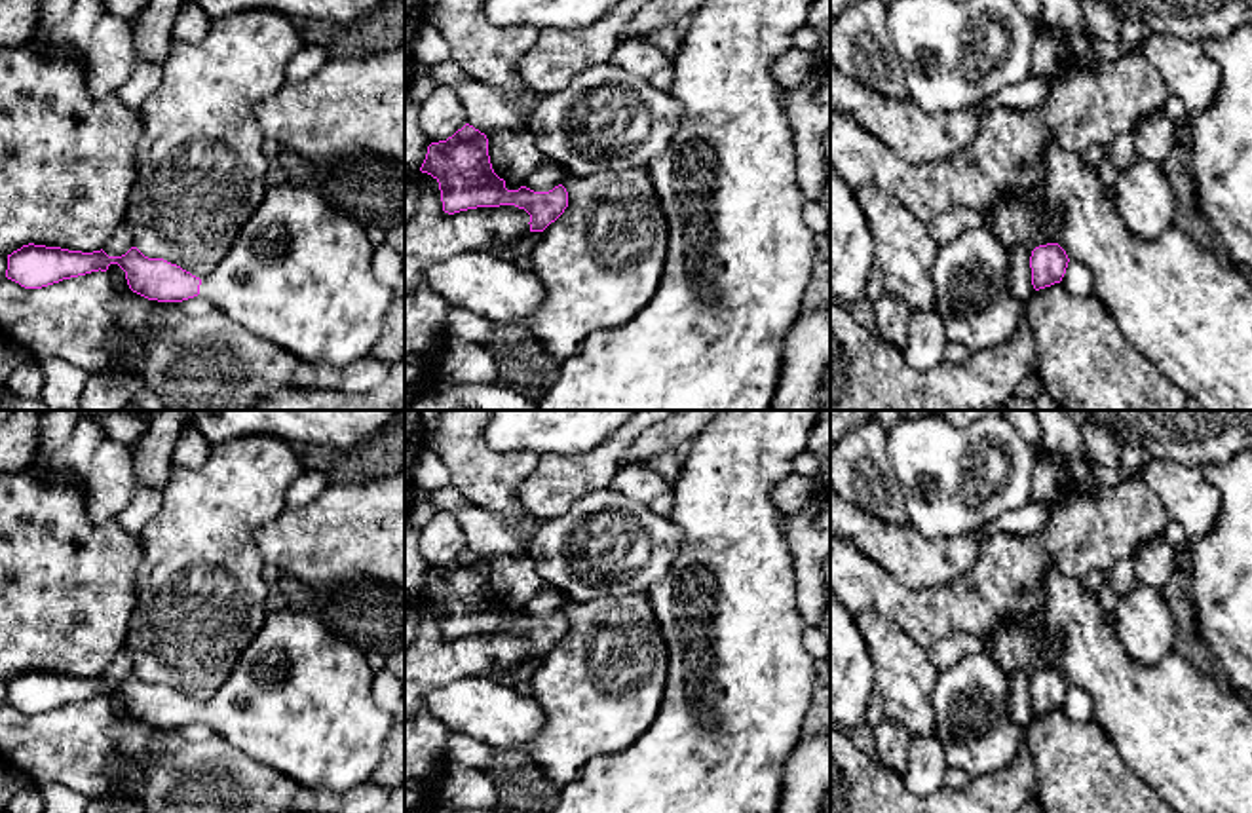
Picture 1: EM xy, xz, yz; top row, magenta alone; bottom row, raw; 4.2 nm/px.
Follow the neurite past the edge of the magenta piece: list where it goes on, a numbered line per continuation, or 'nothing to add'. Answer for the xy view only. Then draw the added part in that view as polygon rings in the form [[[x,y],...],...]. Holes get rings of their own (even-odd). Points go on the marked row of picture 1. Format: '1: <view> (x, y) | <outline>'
1: xy (299, 274) | [[[283,182],[266,190],[262,203],[243,224],[228,255],[201,279],[199,296],[255,336],[294,357],[312,365],[346,367],[378,344],[393,298],[391,289],[374,274],[372,255],[374,245],[365,226],[351,215],[334,209],[312,188]]]

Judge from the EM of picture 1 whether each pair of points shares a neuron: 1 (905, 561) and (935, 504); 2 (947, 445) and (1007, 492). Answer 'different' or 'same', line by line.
1: different
2: same

